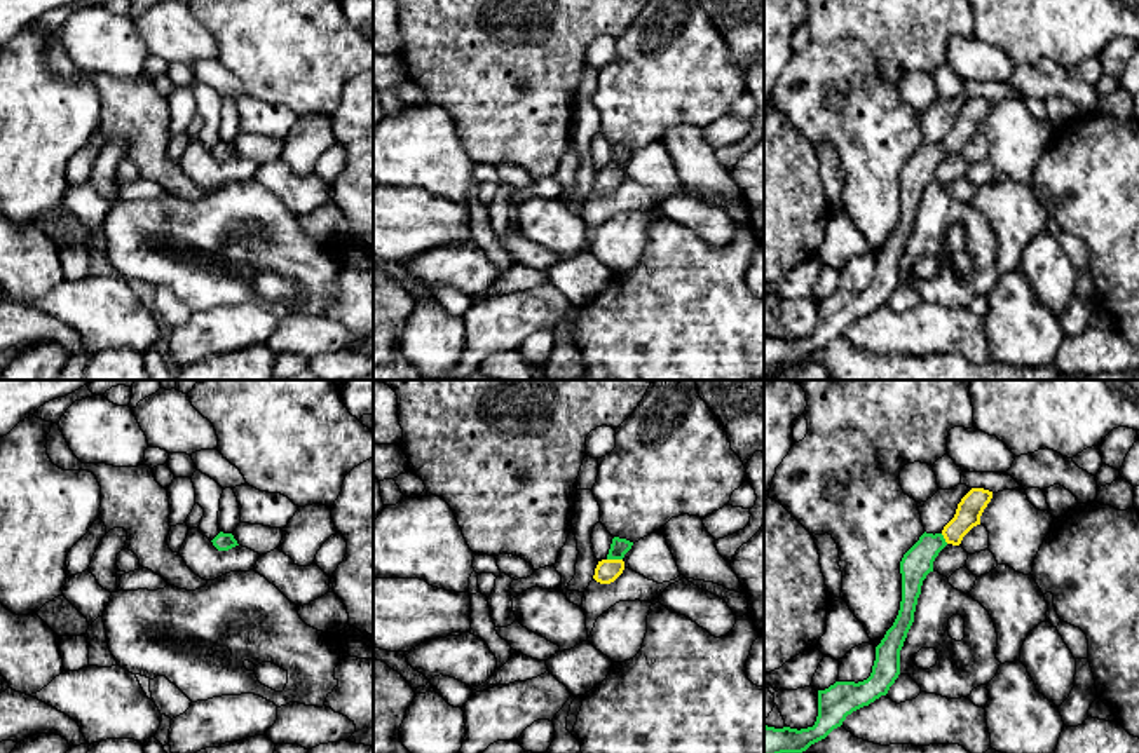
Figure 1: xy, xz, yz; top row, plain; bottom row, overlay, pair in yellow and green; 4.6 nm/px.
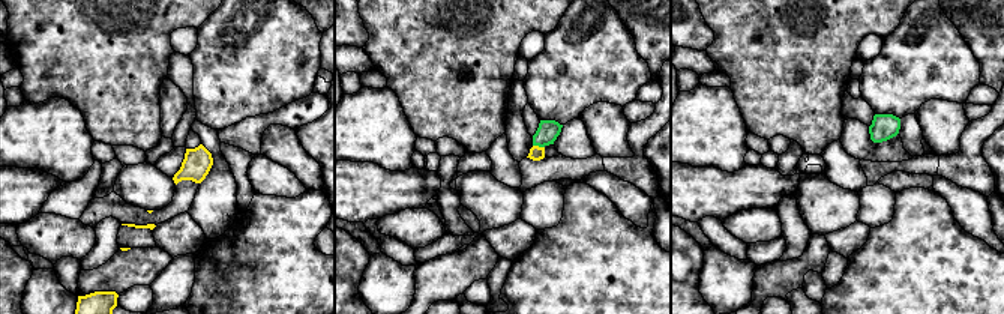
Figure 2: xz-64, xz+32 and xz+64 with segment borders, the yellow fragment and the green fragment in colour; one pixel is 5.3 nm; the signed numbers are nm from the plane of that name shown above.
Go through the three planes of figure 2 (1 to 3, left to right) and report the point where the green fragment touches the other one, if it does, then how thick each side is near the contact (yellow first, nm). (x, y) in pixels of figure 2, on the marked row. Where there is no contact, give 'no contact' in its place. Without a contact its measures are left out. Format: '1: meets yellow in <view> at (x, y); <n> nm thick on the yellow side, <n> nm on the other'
1: no contact
2: meets yellow in xz+32 at (538, 146); 80 nm thick on the yellow side, 120 nm on the other
3: no contact

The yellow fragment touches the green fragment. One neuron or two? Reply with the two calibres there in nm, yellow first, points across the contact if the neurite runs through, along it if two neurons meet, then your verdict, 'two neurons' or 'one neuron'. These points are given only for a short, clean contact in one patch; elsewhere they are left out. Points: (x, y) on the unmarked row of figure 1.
110 nm thick on the yellow side, 80 nm on the other; runs through xz (607, 180), (614, 169), (620, 156); one neuron

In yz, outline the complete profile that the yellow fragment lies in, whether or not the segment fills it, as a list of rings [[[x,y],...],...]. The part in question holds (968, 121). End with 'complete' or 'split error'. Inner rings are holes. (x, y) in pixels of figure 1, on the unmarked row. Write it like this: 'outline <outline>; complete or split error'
outline [[[972,98],[958,113],[954,127],[940,143],[923,143],[919,150],[904,164],[900,171],[902,211],[893,235],[886,241],[876,256],[872,282],[863,291],[835,291],[825,300],[818,300],[818,326],[808,338],[774,338],[764,335],[764,368],[781,363],[802,363],[811,354],[825,349],[834,338],[841,336],[848,324],[869,315],[890,296],[900,284],[900,260],[914,232],[917,207],[923,190],[933,181],[933,171],[947,155],[959,155],[963,146],[977,134],[992,108],[992,101]]]; split error

